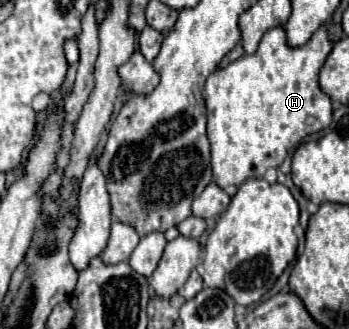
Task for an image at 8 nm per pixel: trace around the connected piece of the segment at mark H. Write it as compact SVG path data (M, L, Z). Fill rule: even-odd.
M282 25L264 33L258 51L254 55L242 55L224 69L216 69L206 79L204 99L208 109L208 139L212 145L212 171L216 183L226 189L228 185L240 185L246 179L262 177L270 167L278 167L286 153L296 149L298 143L312 133L326 129L332 121L332 103L318 87L318 73L332 51L326 25L318 27L310 41L302 47L290 47L286 43L286 31Z

